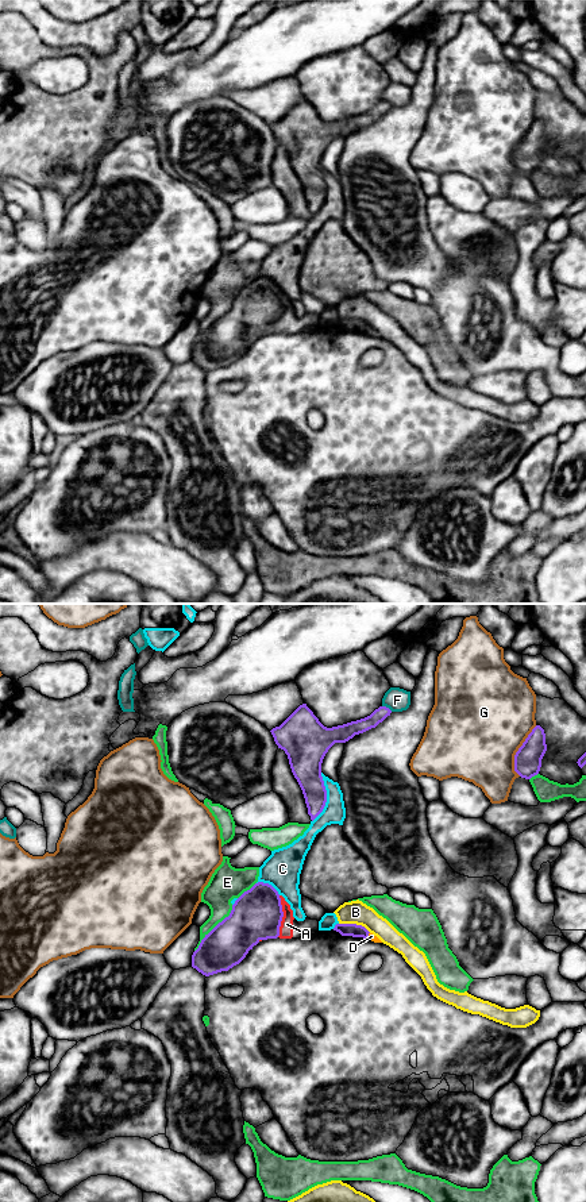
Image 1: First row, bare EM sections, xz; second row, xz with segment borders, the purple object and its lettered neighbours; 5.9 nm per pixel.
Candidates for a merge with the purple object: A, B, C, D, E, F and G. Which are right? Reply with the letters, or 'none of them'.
A

